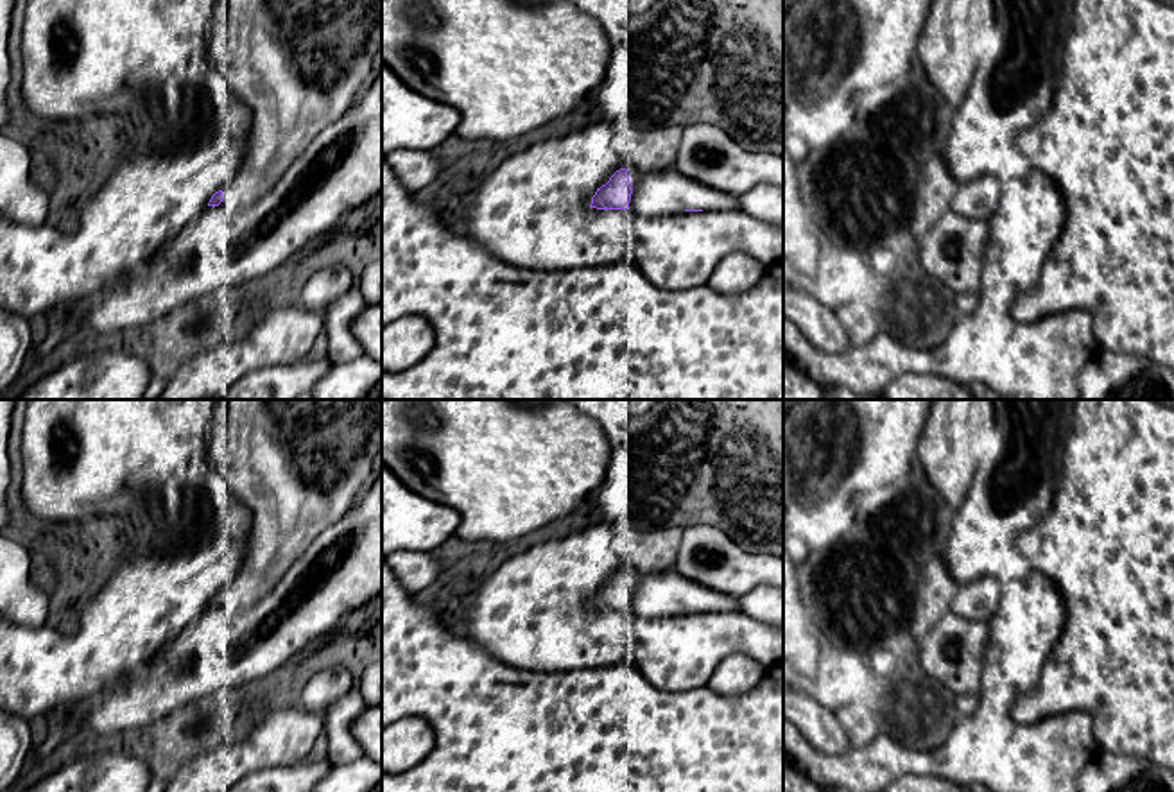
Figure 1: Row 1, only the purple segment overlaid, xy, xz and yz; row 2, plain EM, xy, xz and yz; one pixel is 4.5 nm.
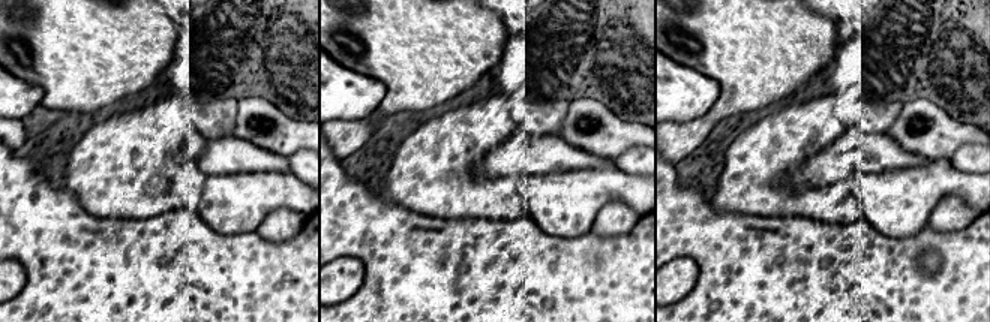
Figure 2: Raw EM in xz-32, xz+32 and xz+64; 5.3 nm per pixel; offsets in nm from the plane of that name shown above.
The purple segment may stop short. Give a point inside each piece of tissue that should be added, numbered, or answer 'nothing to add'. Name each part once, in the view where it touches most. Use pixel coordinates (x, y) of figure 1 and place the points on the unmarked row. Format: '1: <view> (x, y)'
1: xz (660, 594)

